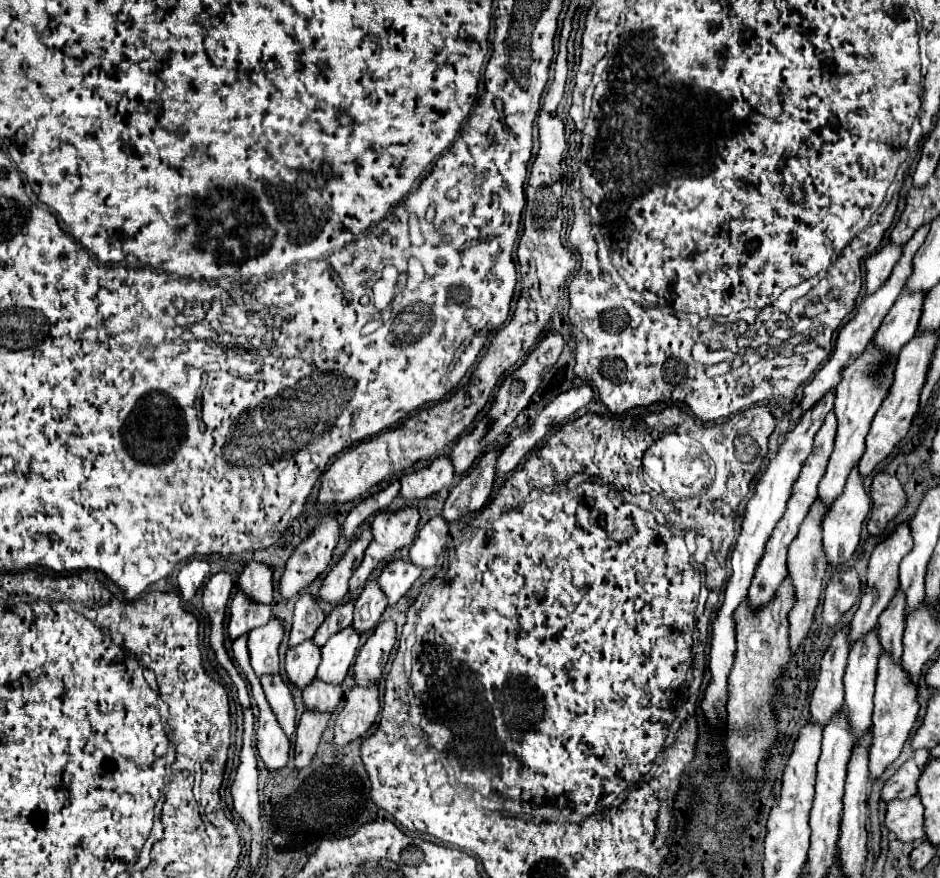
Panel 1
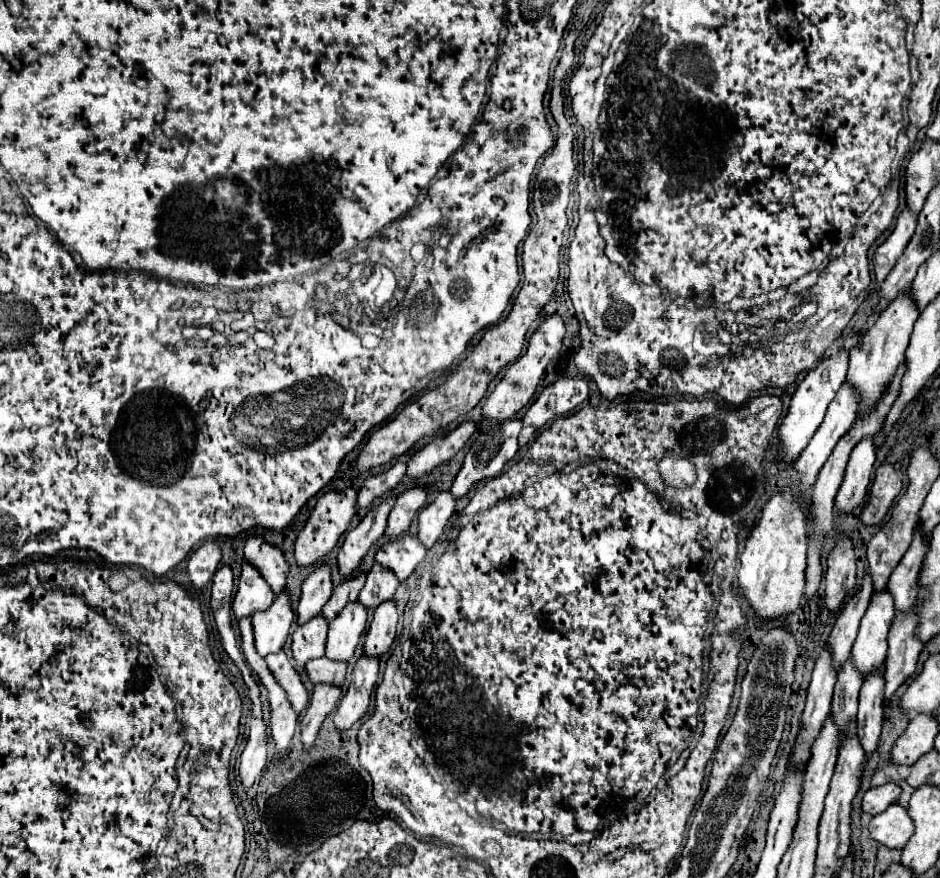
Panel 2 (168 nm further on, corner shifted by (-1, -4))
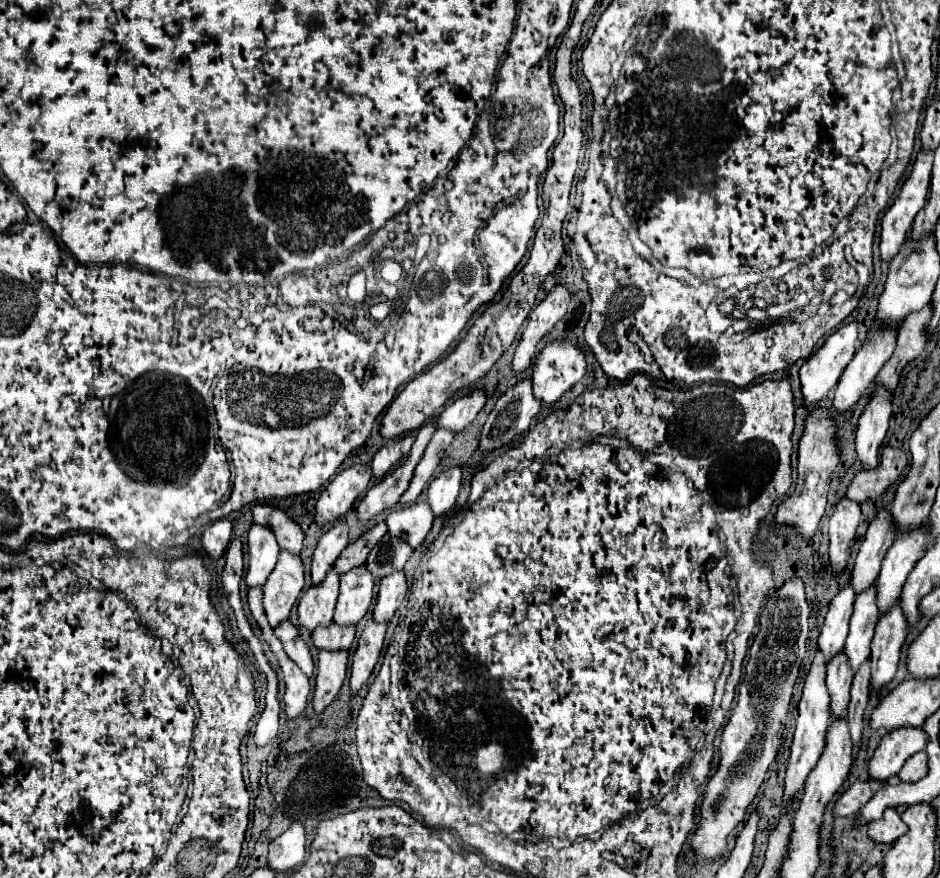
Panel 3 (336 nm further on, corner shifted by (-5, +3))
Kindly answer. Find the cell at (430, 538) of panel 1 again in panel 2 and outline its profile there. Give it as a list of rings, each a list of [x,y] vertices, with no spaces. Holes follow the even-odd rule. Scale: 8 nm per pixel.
[[[441,491],[433,503],[423,507],[417,515],[419,519],[419,539],[425,547],[433,547],[443,533],[449,517],[455,511],[455,499],[449,491]]]

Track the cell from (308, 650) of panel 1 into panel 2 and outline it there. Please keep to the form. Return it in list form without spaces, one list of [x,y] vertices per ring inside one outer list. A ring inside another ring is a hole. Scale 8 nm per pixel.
[[[315,615],[309,623],[297,625],[293,631],[291,651],[299,665],[305,665],[309,659],[317,659],[325,655],[325,641],[327,641],[327,619],[325,615]]]

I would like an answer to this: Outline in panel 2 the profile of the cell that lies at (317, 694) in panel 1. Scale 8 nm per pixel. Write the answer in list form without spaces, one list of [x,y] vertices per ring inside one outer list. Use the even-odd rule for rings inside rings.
[[[311,659],[307,663],[307,673],[313,683],[333,683],[333,685],[343,685],[345,679],[345,667],[347,663],[335,663],[333,659]]]

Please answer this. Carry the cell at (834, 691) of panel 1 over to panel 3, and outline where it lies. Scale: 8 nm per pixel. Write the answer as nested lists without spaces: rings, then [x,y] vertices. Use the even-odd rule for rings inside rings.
[[[881,508],[877,518],[869,524],[863,544],[859,548],[857,560],[855,560],[855,568],[851,574],[851,586],[855,590],[855,596],[869,590],[873,586],[873,582],[877,580],[881,560],[883,560],[887,548],[893,544],[893,538],[895,538],[895,534],[891,528],[889,508]]]

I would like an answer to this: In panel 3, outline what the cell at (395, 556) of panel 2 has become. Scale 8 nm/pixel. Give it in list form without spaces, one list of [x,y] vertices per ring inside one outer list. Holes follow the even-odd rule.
[[[415,502],[407,508],[391,512],[387,518],[389,536],[403,538],[411,548],[419,548],[433,526],[433,514],[425,502]]]

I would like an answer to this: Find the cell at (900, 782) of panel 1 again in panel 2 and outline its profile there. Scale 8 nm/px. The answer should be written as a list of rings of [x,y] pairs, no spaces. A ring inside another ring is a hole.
[[[885,783],[881,787],[871,787],[861,801],[861,811],[869,813],[869,815],[877,815],[881,811],[885,811],[891,803],[895,803],[895,799],[899,797],[901,787],[895,783]]]

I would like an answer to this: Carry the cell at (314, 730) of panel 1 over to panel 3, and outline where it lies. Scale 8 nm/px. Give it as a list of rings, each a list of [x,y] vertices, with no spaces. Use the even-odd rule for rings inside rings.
[[[319,652],[313,712],[321,714],[337,696],[347,676],[347,652]]]

